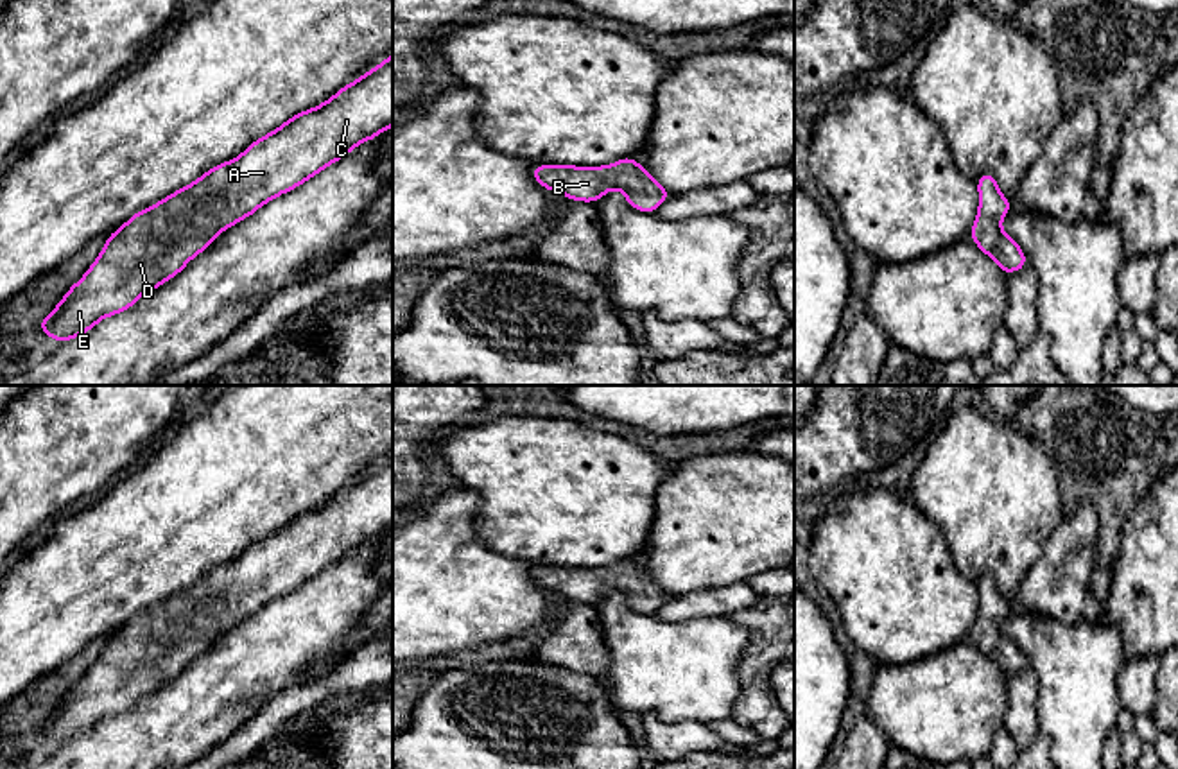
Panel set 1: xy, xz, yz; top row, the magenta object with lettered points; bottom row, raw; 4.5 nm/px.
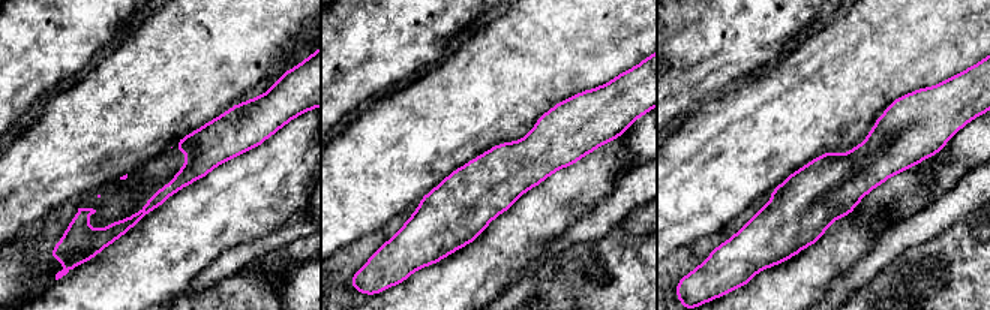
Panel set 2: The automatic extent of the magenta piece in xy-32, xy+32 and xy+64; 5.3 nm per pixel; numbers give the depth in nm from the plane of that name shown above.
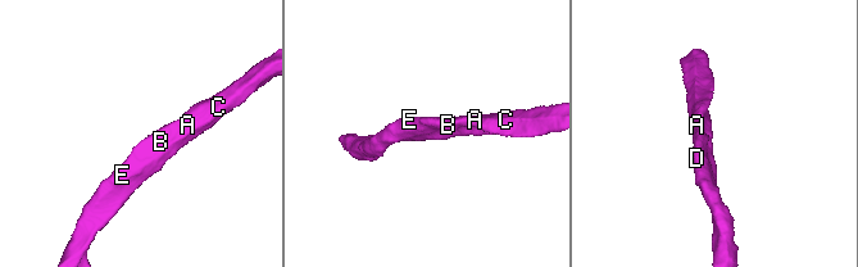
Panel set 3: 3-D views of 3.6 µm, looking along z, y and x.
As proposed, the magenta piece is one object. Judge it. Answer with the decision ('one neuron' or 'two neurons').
one neuron

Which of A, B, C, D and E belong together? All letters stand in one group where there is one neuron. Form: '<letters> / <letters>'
A B C D E

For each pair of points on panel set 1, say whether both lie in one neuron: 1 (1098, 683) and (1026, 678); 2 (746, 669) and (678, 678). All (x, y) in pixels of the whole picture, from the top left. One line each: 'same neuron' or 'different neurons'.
1: different neurons
2: different neurons

